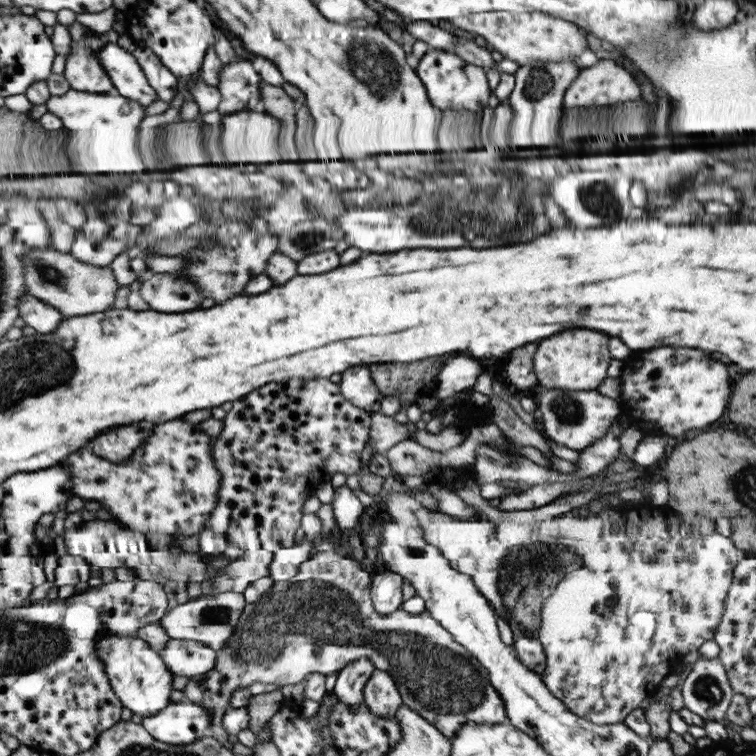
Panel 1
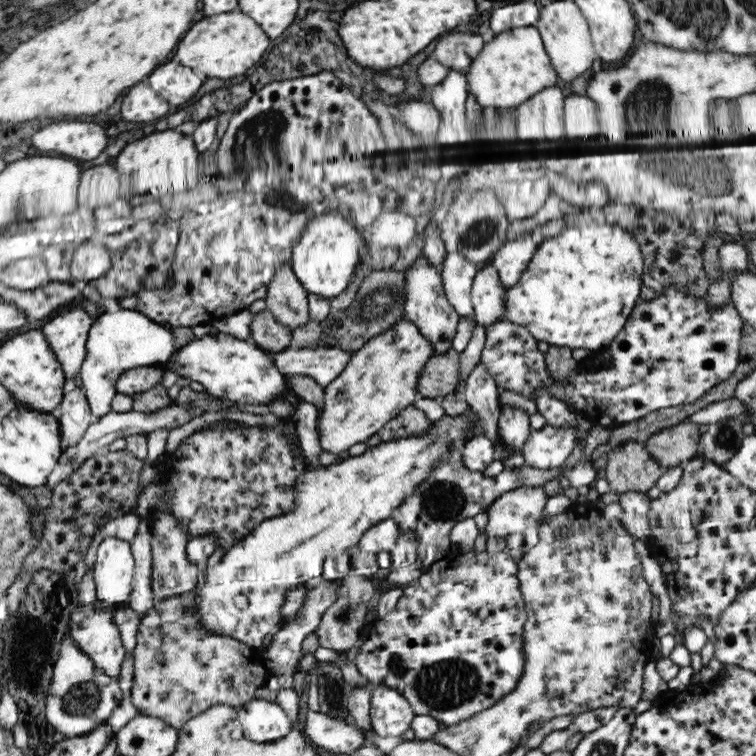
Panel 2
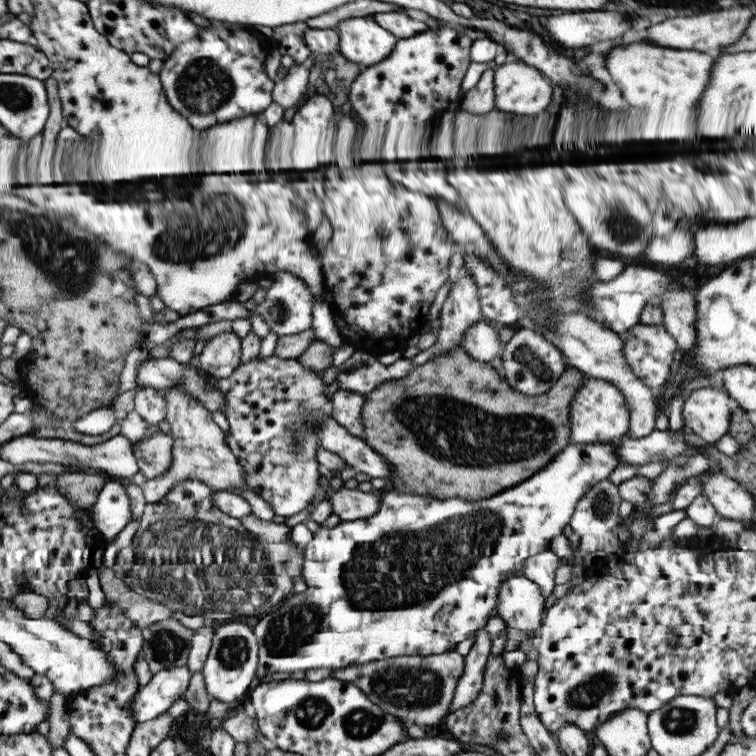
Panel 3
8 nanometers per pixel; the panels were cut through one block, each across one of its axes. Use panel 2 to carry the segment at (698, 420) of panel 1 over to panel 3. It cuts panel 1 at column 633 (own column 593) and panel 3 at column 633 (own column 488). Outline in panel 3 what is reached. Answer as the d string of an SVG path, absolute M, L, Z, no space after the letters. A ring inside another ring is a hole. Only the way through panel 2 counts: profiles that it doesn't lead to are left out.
M639 322L628 328L623 334L622 355L630 371L645 386L658 389L668 380L669 366L673 360L676 342L674 338L663 328L663 325L644 325Z

